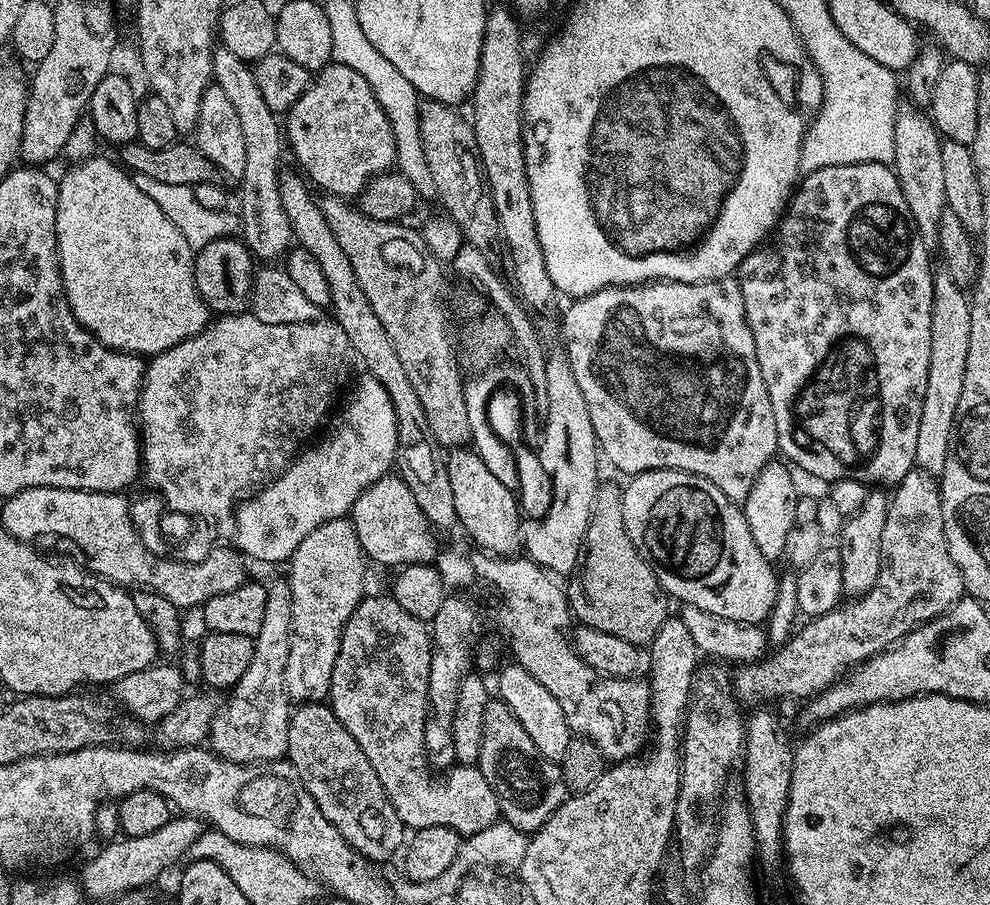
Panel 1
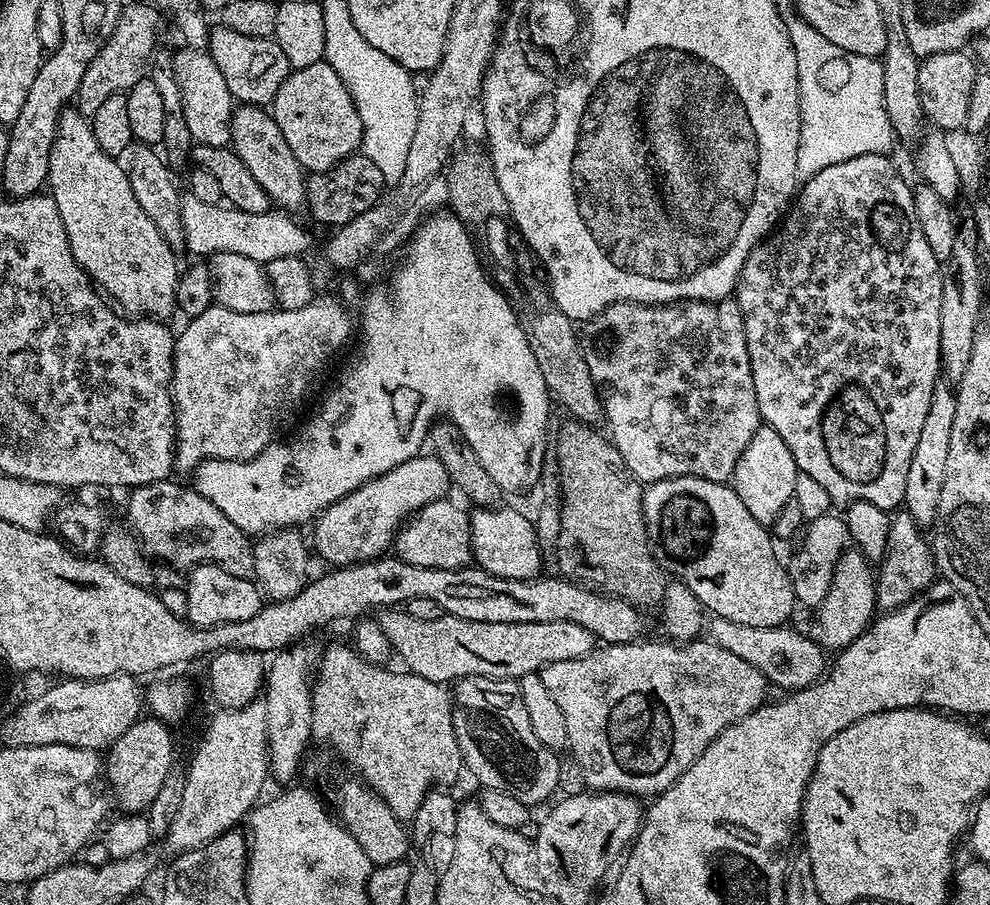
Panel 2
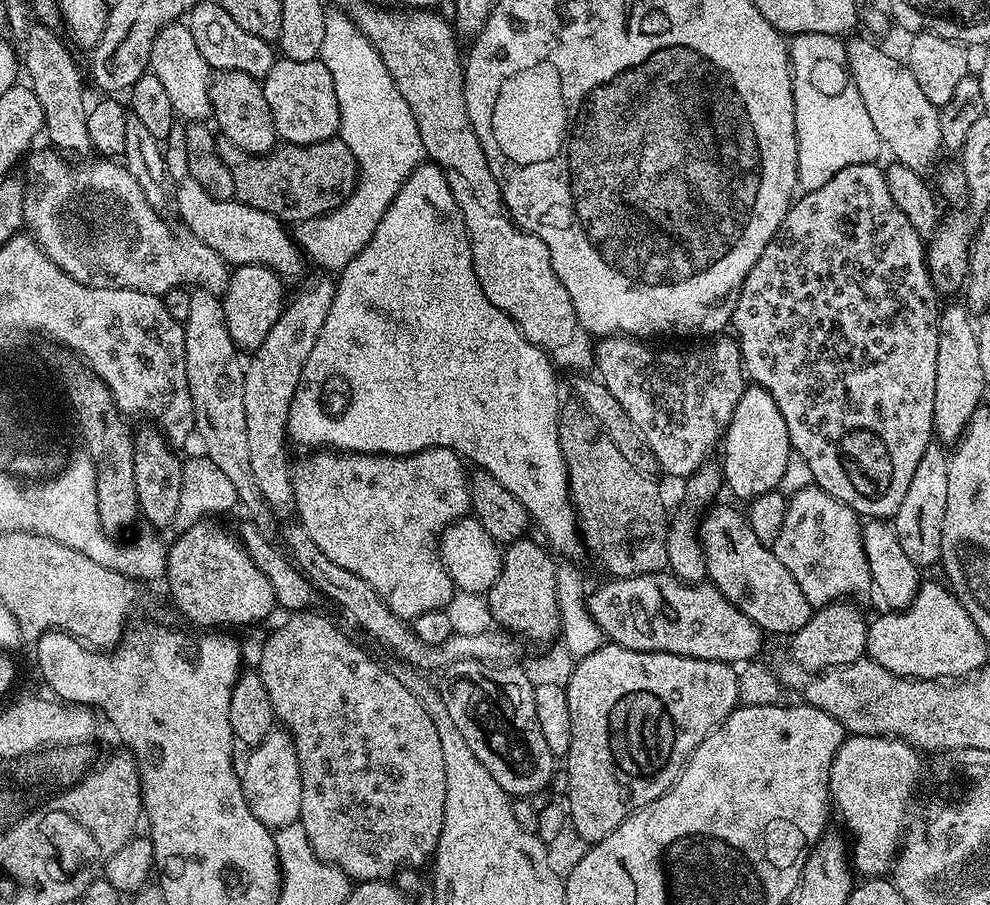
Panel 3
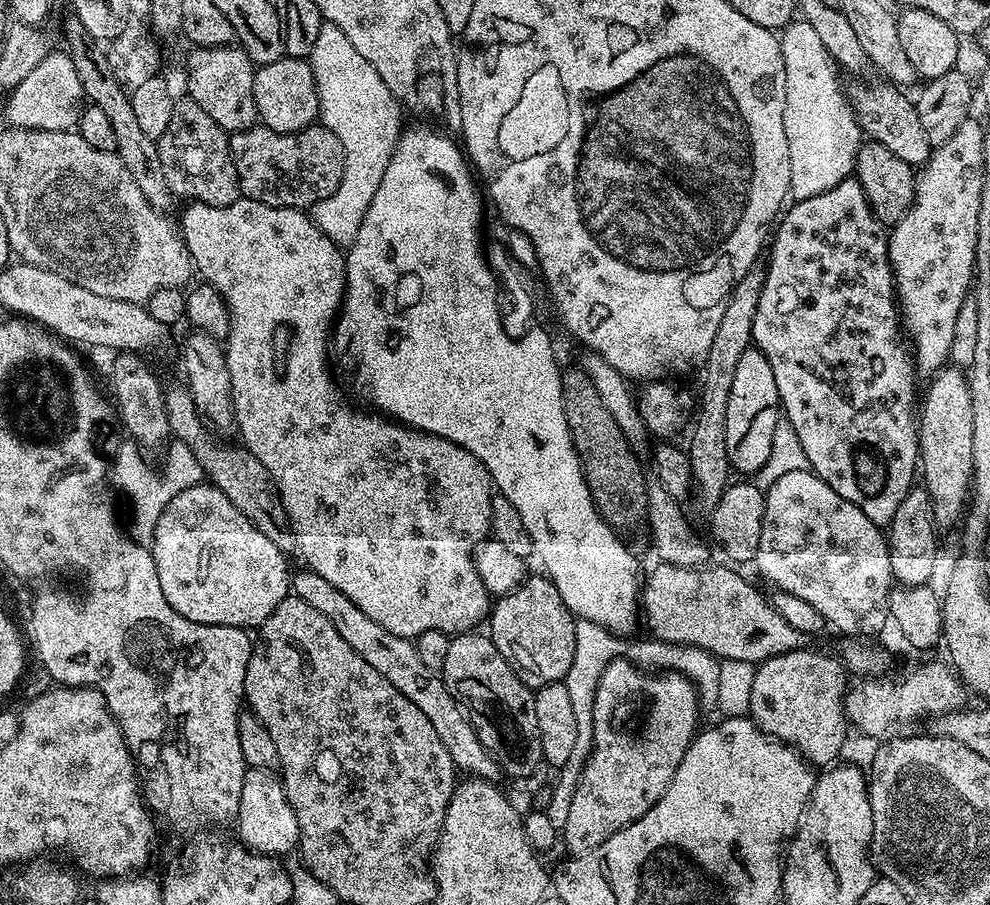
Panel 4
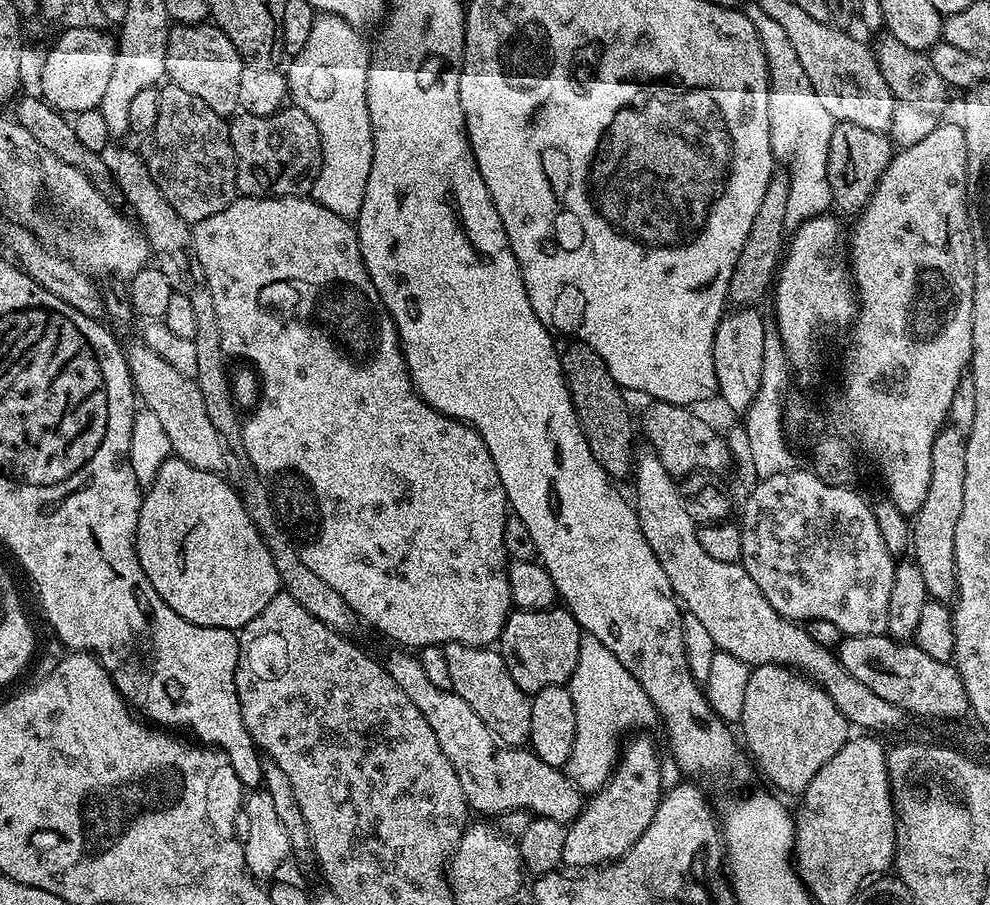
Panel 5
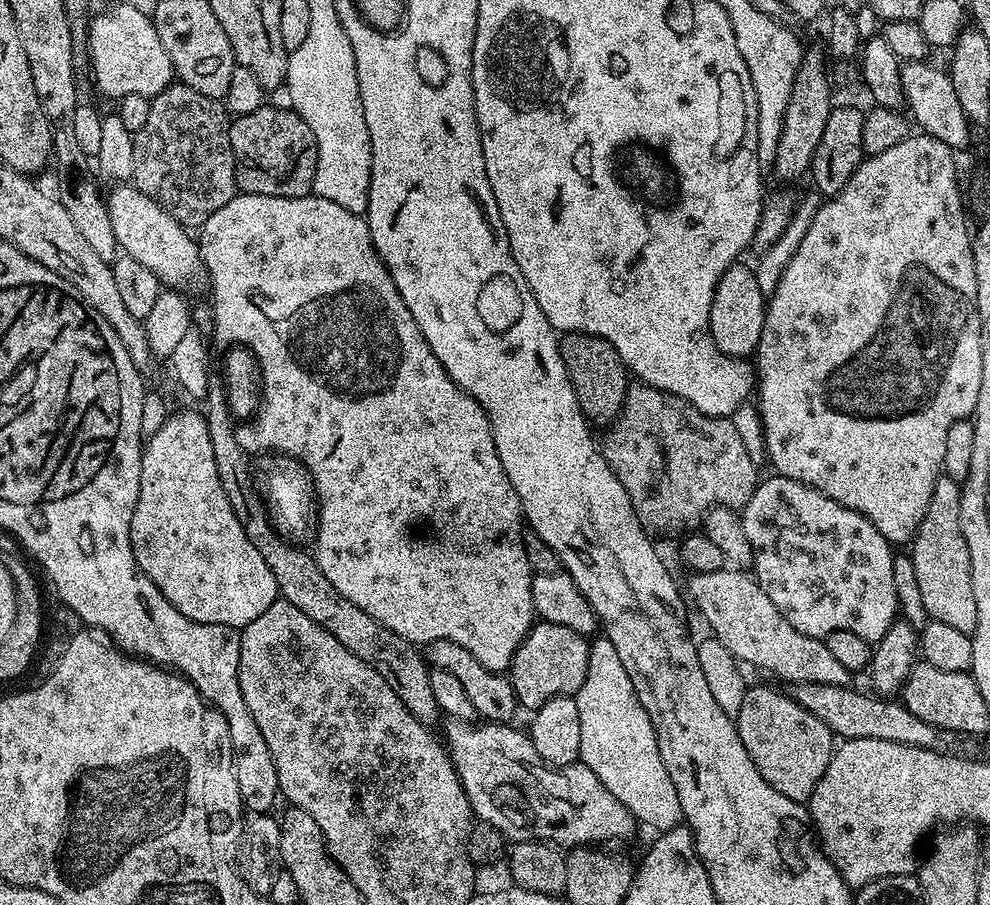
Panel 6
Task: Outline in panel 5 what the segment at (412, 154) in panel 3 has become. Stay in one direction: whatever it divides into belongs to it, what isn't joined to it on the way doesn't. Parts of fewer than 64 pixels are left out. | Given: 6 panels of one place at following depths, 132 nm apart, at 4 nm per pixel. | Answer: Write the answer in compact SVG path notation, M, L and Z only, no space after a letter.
M330 12L319 13L314 18L314 27L310 29L306 46L302 46L302 50L291 57L289 64L292 65L286 68L291 103L310 114L310 122L318 126L318 134L322 138L322 170L312 187L311 199L350 221L355 221L362 210L362 198L366 198L366 182L370 182L370 162L374 158L372 123L366 102L370 44L360 36L363 36L361 29L350 26L346 18L338 18L338 14Z

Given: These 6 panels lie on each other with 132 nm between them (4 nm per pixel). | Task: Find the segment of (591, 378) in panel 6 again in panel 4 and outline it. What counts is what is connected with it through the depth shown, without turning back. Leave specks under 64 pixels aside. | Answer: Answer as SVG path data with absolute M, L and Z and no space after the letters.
M578 366L565 367L560 373L562 402L566 410L566 422L570 426L570 438L590 490L590 498L602 517L617 534L625 537L642 533L648 525L648 486L644 480L644 468L637 453L622 434L618 422L614 422L610 410L602 403L598 390Z

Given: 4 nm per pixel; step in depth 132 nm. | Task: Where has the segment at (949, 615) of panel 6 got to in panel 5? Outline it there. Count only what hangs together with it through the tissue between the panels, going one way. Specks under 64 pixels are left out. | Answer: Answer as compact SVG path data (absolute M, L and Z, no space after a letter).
M951 426L940 429L930 450L930 490L922 506L911 517L911 559L915 560L926 581L929 597L948 602L956 595L956 563L954 562L954 526L962 514L962 497L966 479L966 436Z

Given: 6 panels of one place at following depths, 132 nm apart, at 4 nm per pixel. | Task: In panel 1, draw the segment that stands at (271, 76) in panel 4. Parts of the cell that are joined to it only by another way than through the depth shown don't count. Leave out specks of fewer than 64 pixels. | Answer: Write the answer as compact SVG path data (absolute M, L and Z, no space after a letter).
M335 62L313 75L302 98L298 98L298 102L294 102L294 106L286 114L286 144L287 147L288 144L292 147L297 162L304 167L303 175L317 189L325 188L325 193L341 198L359 197L369 180L389 171L396 162L394 130L390 126L390 118L386 118L382 106L378 106L378 98L374 98L370 82L366 82L366 78L358 74L358 70L350 70L350 66Z

